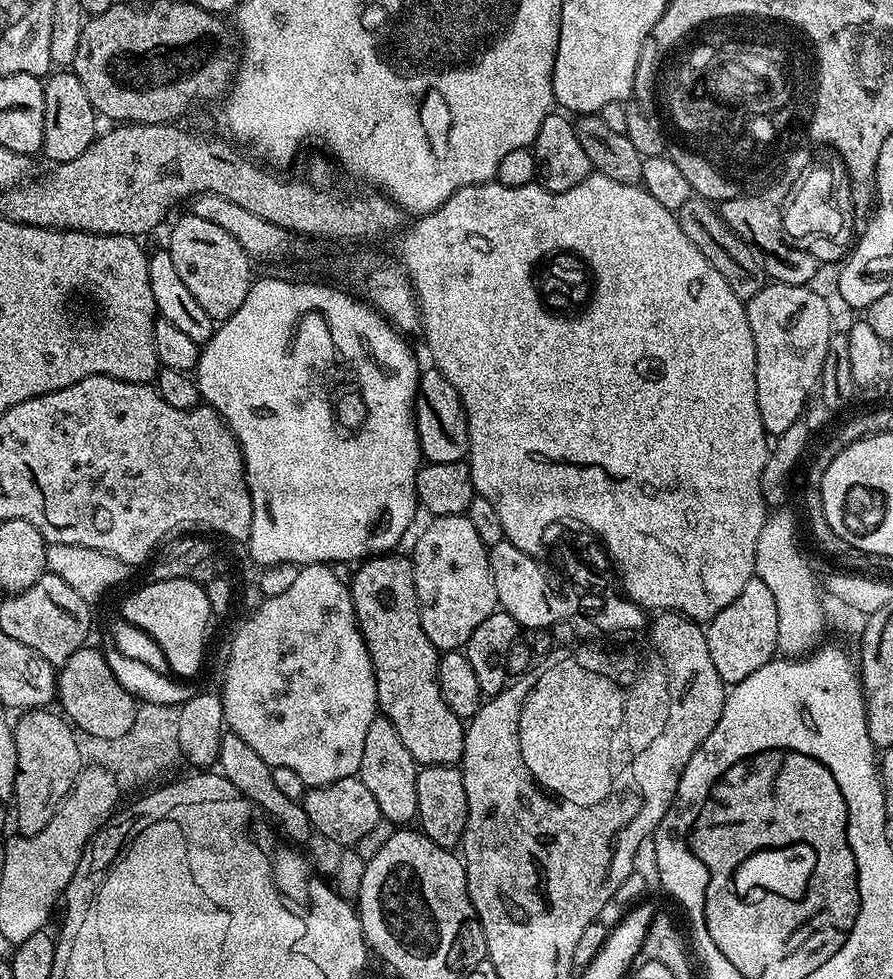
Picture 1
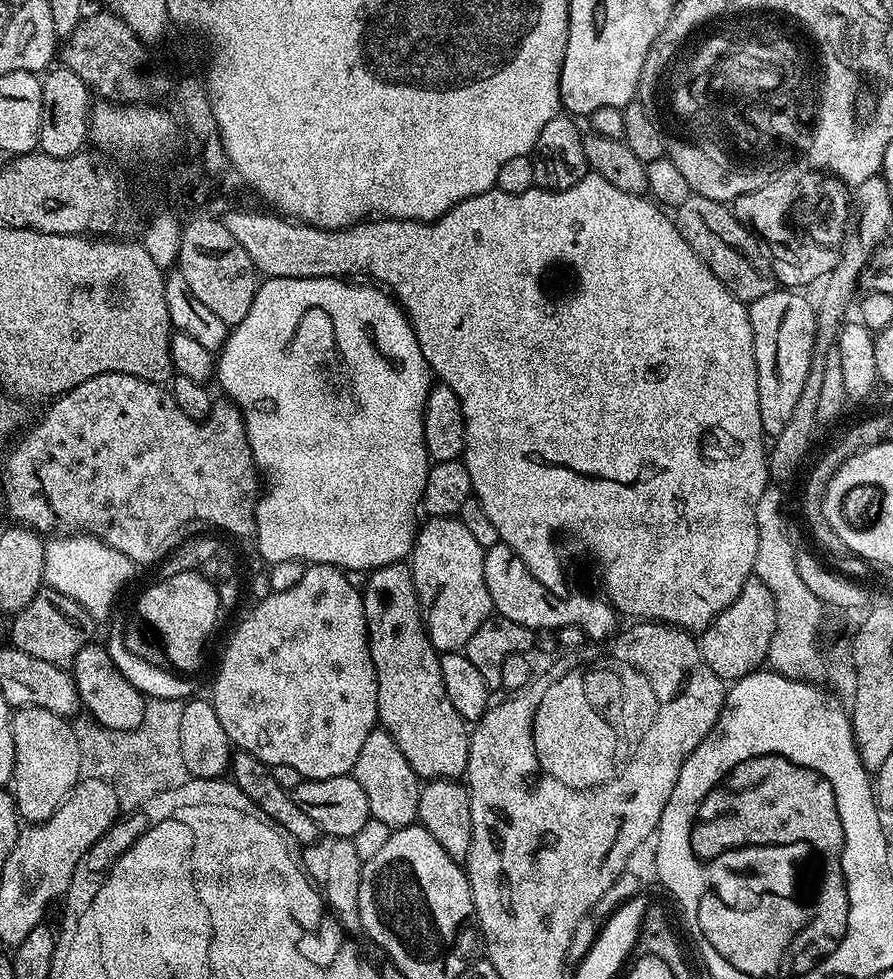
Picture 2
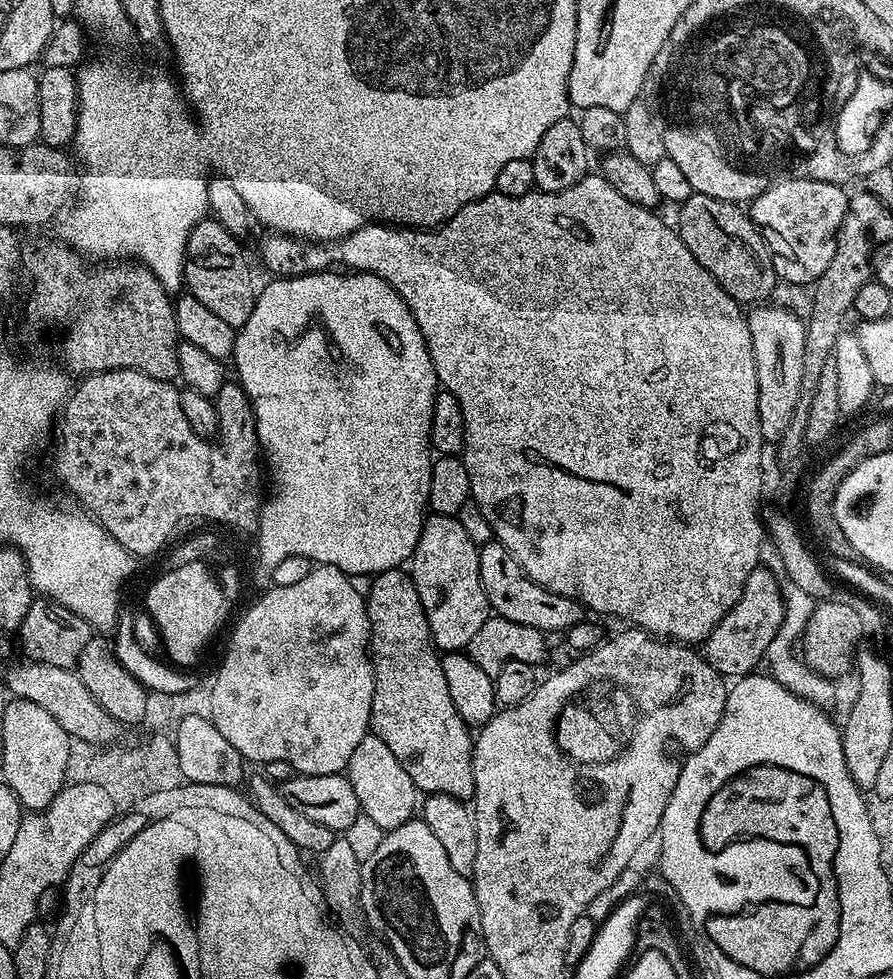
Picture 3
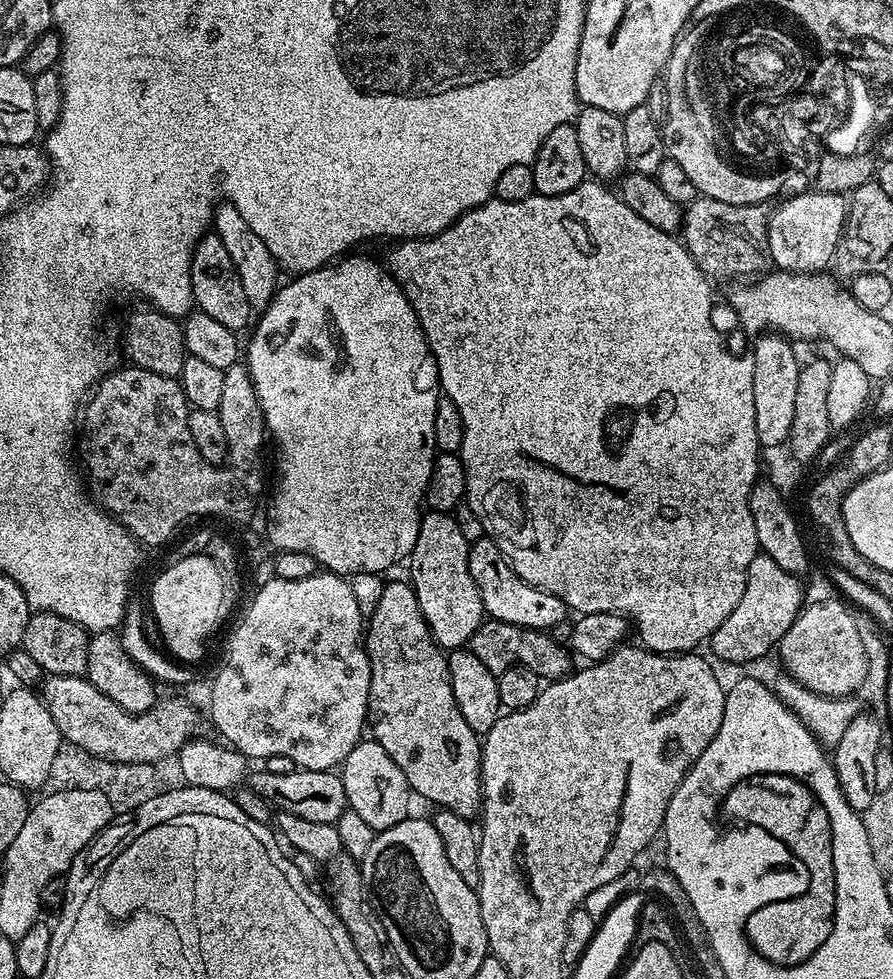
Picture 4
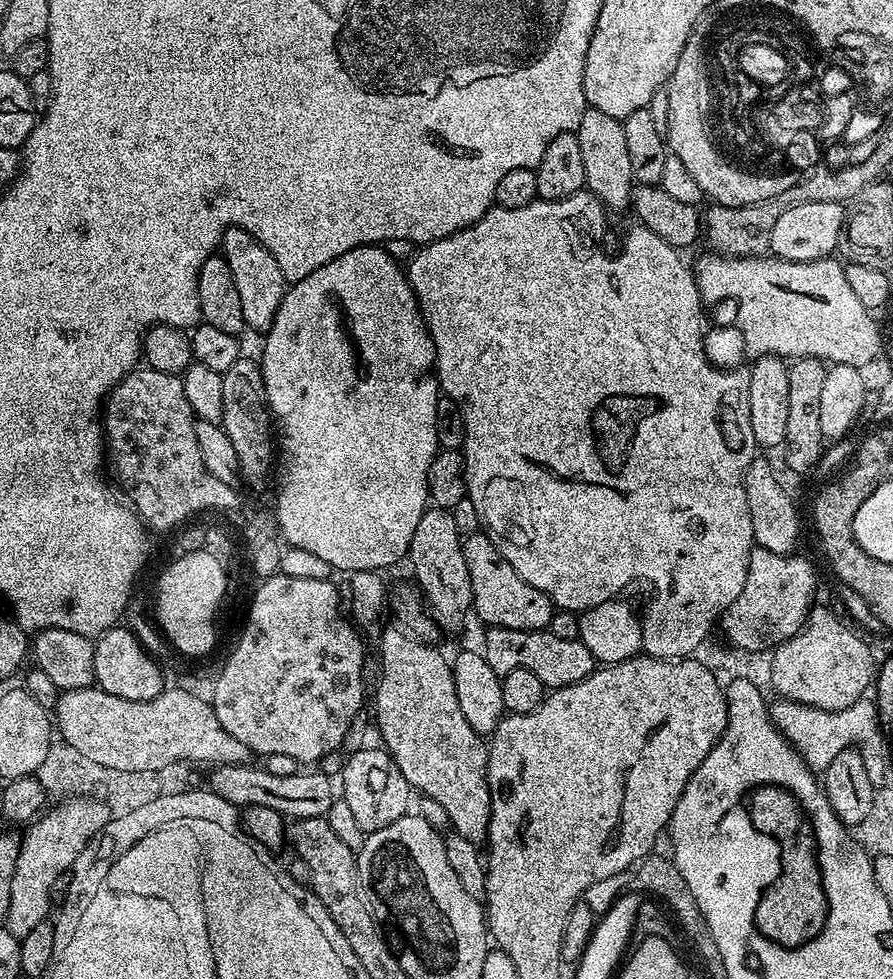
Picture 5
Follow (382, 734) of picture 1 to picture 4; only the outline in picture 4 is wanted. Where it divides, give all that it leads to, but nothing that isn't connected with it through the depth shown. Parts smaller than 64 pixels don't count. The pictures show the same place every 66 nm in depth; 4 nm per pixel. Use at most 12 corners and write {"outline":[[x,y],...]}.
{"outline":[[361,739],[339,778],[373,833],[409,819],[406,774]]}

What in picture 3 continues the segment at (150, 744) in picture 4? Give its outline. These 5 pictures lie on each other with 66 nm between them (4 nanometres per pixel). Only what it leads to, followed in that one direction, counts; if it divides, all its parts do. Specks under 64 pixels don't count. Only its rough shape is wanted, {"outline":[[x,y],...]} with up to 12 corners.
{"outline":[[14,665],[15,699],[40,704],[73,738],[111,745],[122,732],[79,671]]}

